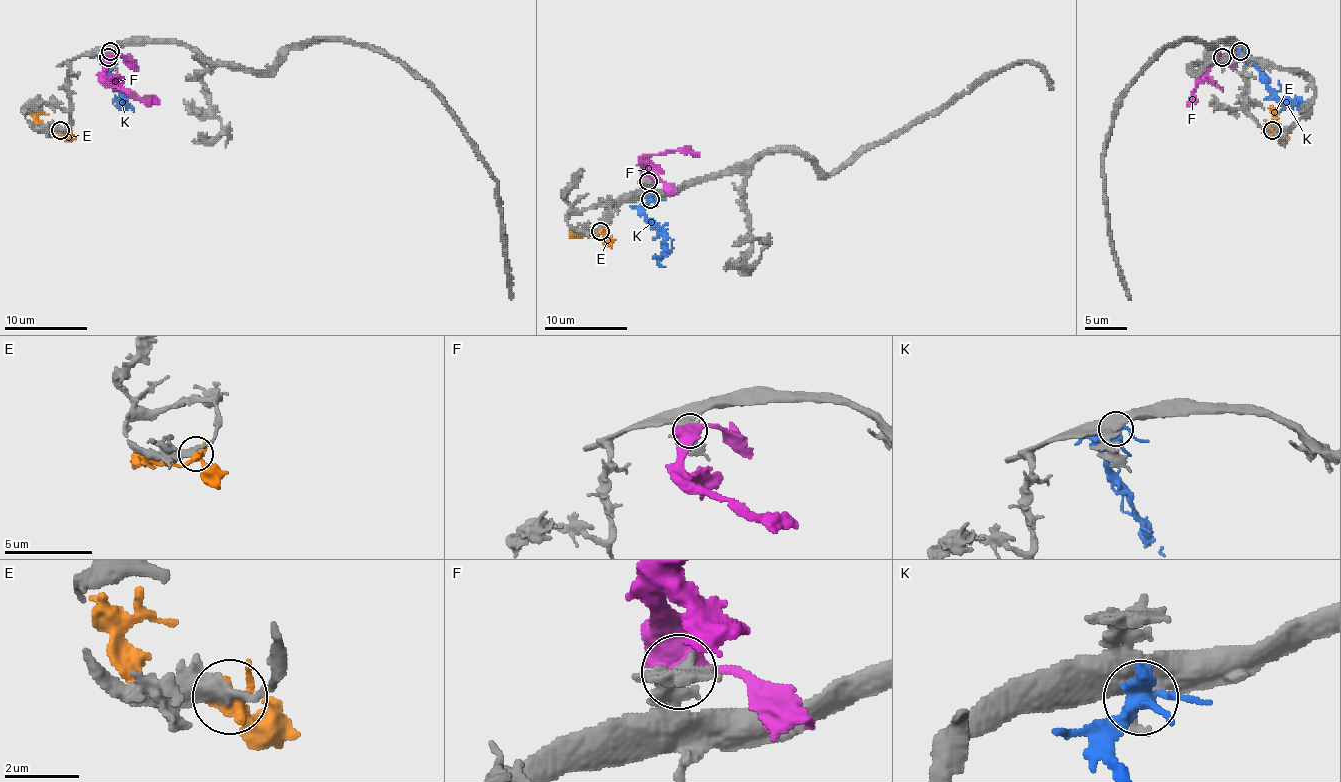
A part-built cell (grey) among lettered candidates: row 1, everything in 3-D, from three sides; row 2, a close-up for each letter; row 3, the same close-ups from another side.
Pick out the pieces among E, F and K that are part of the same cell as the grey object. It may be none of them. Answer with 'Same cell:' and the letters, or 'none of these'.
Same cell: K

